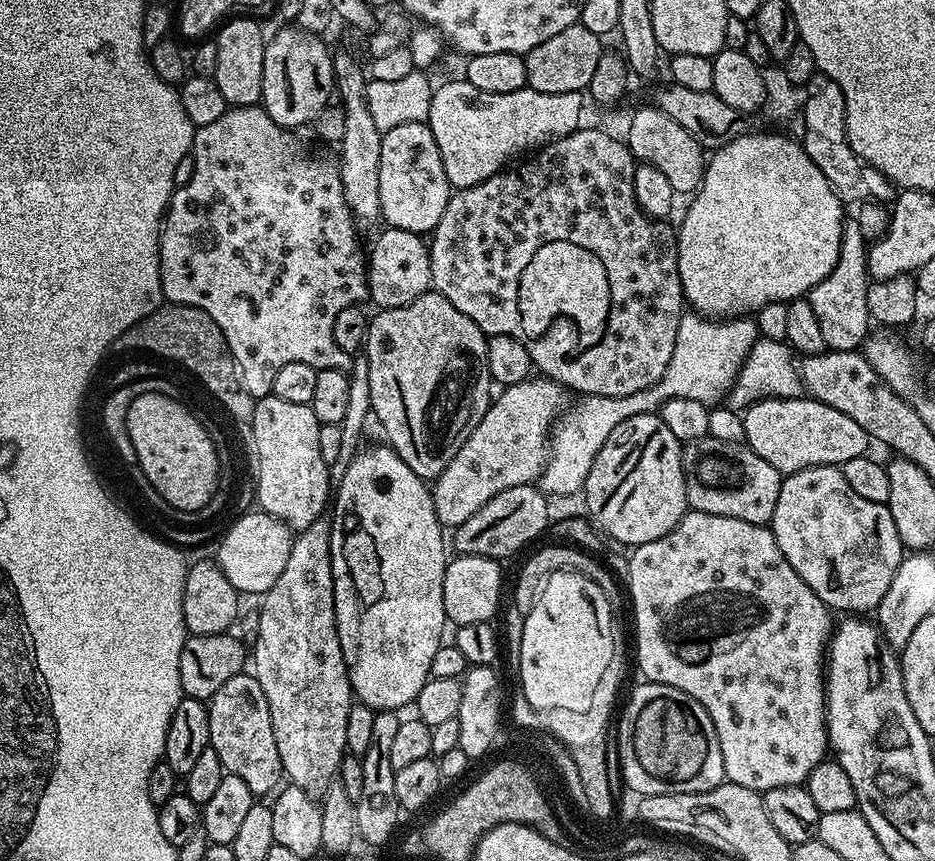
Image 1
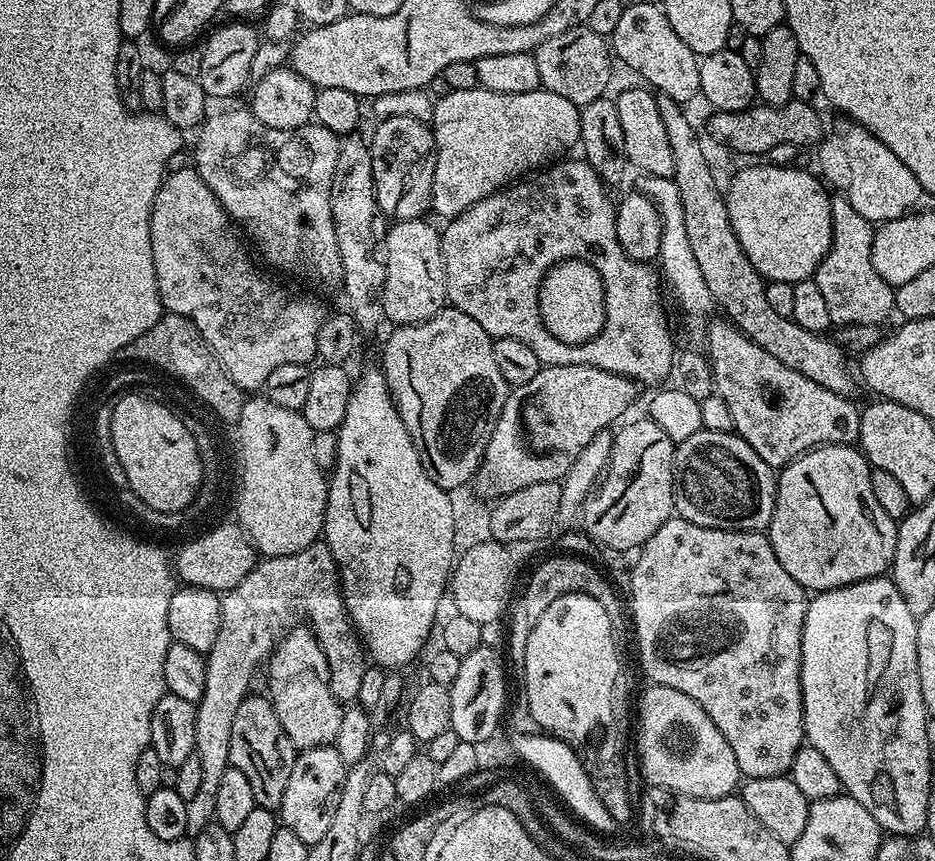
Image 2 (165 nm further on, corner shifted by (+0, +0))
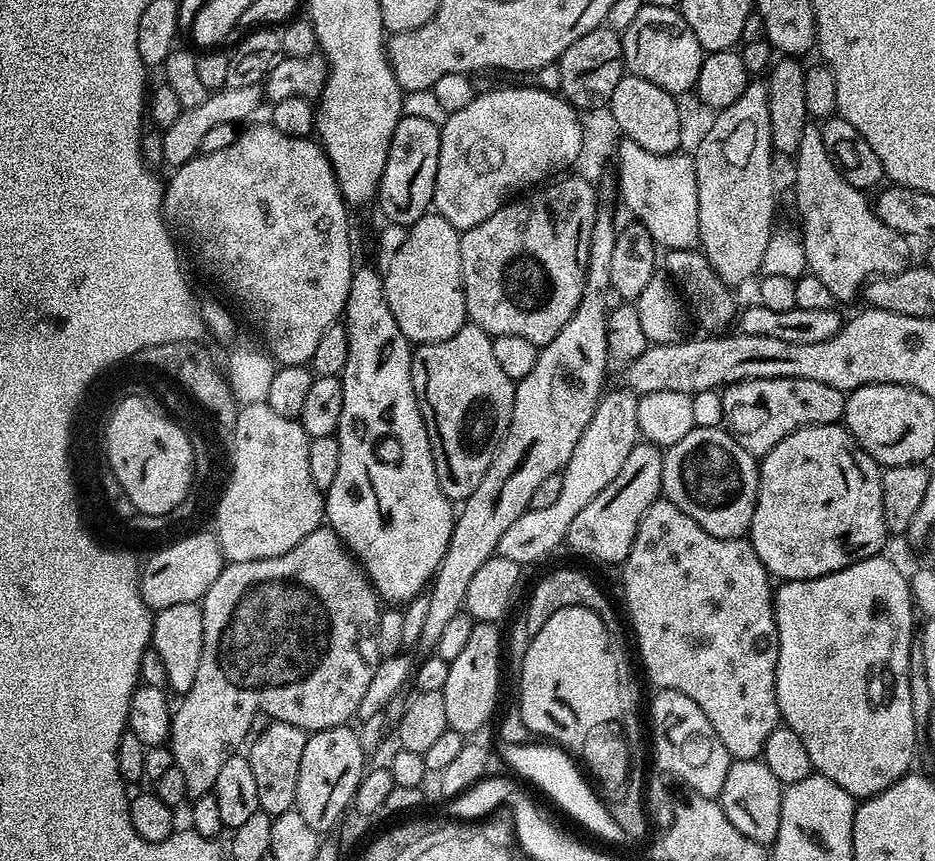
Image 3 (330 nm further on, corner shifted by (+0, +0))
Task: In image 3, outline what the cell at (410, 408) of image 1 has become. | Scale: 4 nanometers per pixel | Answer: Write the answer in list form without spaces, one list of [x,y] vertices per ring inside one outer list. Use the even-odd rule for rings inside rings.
[[[471,322],[463,324],[458,330],[458,334],[454,334],[442,342],[415,345],[415,347],[412,348],[412,361],[410,362],[410,382],[414,386],[414,398],[420,407],[420,413],[424,419],[426,434],[430,442],[432,458],[436,463],[438,486],[442,486],[442,494],[446,494],[448,500],[463,502],[467,500],[470,494],[474,494],[474,490],[478,490],[478,482],[482,482],[482,478],[486,474],[486,470],[490,466],[490,462],[496,453],[496,446],[504,437],[504,431],[506,431],[508,423],[512,420],[512,407],[514,406],[514,394],[516,393],[515,383],[510,378],[506,378],[506,373],[503,372],[503,370],[498,370],[498,362],[494,359],[492,337],[489,336],[487,332],[483,332],[479,326]]]

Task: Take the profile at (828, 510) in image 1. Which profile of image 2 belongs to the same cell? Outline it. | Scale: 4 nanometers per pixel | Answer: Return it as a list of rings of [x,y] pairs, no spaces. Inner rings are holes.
[[[823,444],[820,448],[813,448],[811,452],[796,457],[792,463],[785,464],[783,468],[779,469],[776,482],[776,505],[774,506],[772,520],[767,526],[766,535],[768,541],[772,543],[772,549],[778,558],[778,562],[782,562],[782,570],[786,570],[786,574],[790,574],[790,578],[794,578],[794,582],[801,584],[809,593],[815,594],[817,592],[828,592],[832,588],[841,588],[846,584],[862,582],[887,573],[892,567],[892,559],[896,549],[896,526],[897,521],[890,519],[876,505],[872,490],[872,468],[859,447],[851,444]]]

